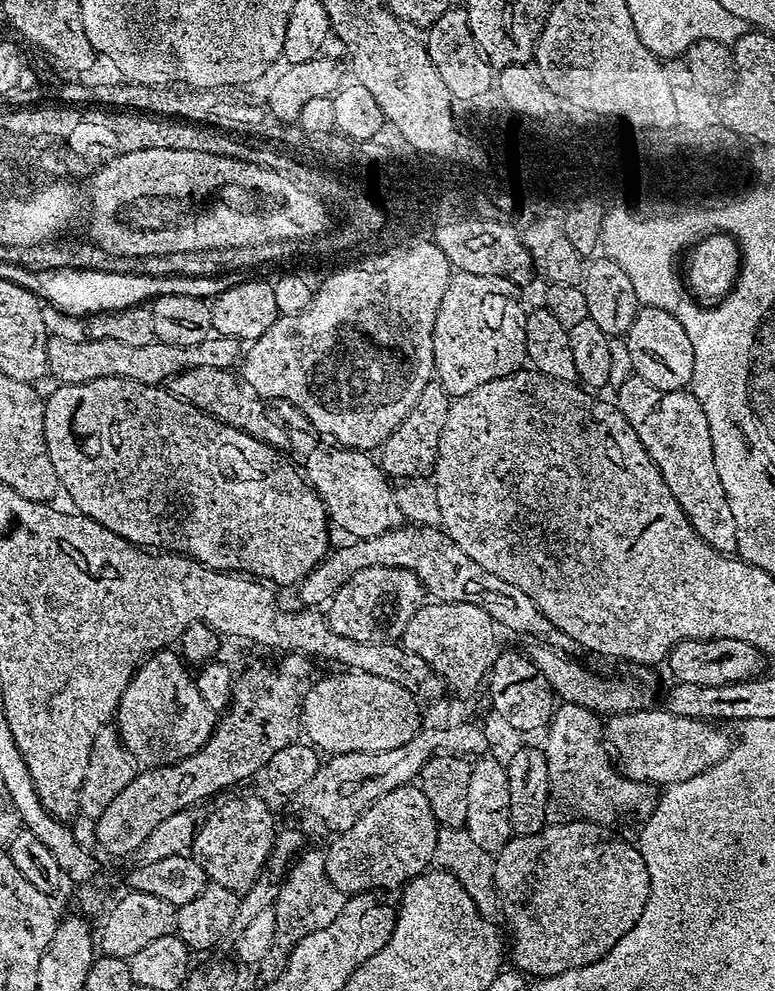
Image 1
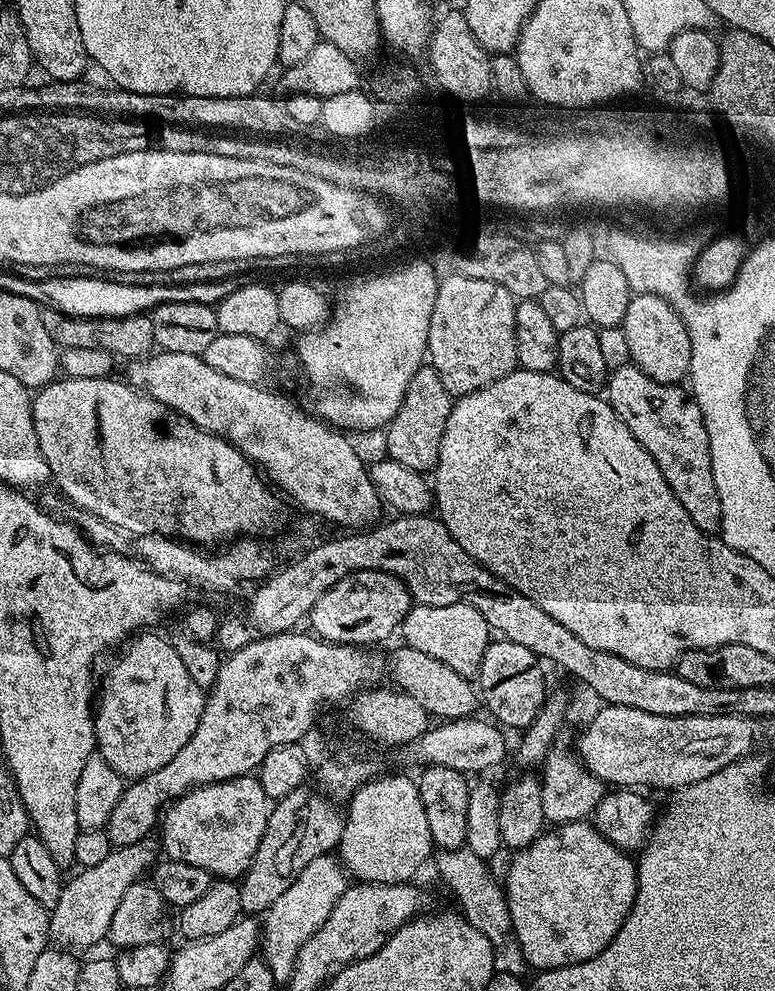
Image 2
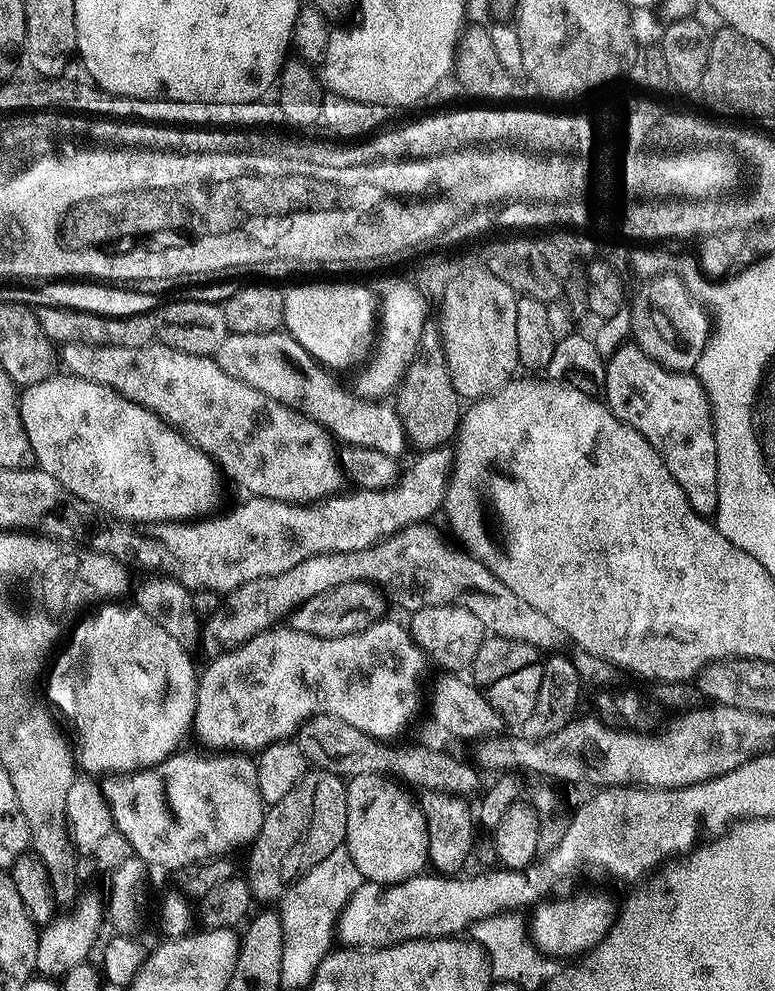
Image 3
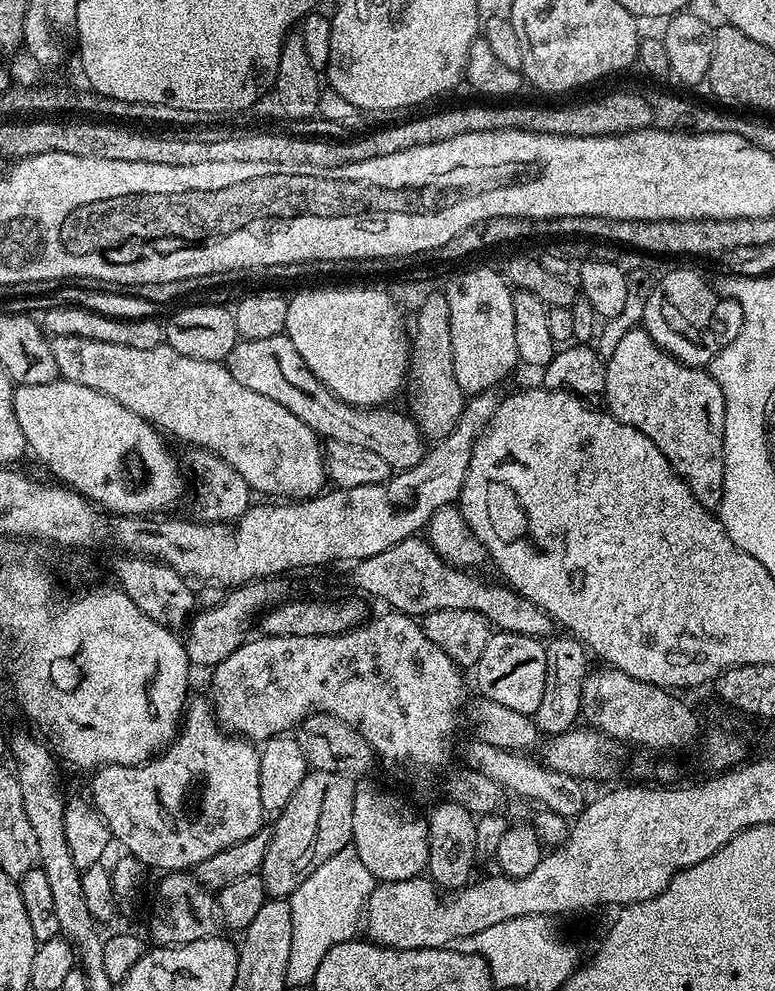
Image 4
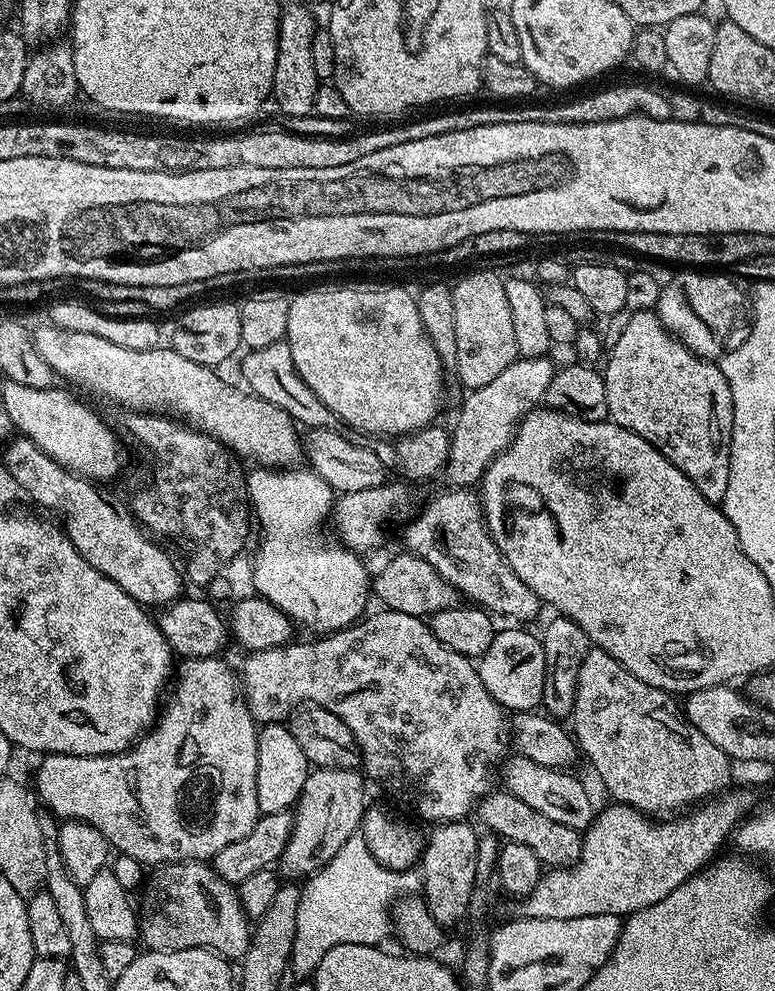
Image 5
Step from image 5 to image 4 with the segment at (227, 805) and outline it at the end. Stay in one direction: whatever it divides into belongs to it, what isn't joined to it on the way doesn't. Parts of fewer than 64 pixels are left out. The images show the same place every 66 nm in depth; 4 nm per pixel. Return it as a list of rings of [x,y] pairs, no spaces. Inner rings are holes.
[[[195,700],[187,705],[178,735],[152,759],[134,766],[106,764],[91,773],[90,799],[118,844],[120,840],[123,851],[136,856],[149,869],[164,868],[160,870],[165,873],[195,869],[206,858],[214,858],[214,854],[261,831],[263,824],[260,823],[266,819],[262,794],[258,794],[260,753],[257,745],[236,734],[221,734],[213,727],[214,713],[209,701]]]

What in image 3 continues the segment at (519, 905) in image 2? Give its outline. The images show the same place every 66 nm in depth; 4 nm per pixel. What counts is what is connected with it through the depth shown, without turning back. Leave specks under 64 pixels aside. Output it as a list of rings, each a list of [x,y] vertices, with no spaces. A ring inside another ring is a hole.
[[[588,892],[585,896],[572,896],[569,900],[552,900],[545,899],[543,902],[537,903],[531,909],[532,920],[530,916],[530,935],[533,944],[549,958],[557,958],[556,956],[572,956],[568,958],[579,958],[585,952],[592,951],[596,945],[600,944],[608,937],[608,932],[612,928],[612,923],[618,915],[618,904],[615,904],[610,897],[604,892]]]

